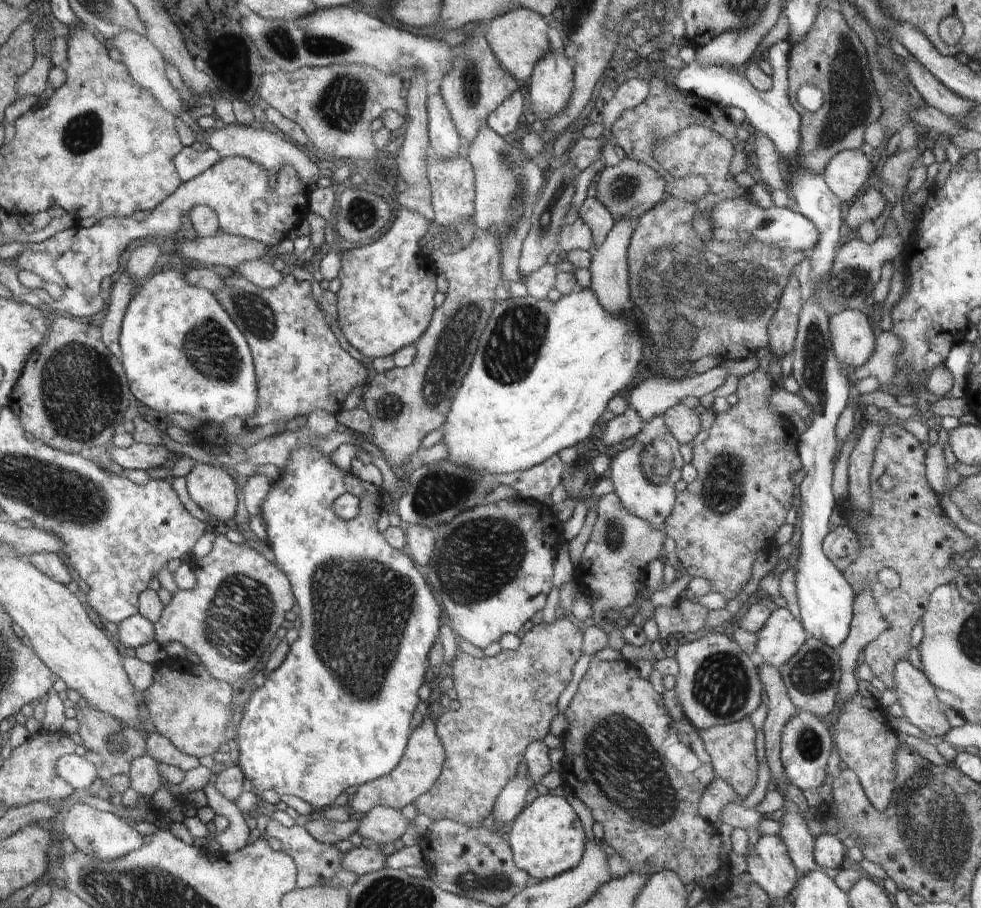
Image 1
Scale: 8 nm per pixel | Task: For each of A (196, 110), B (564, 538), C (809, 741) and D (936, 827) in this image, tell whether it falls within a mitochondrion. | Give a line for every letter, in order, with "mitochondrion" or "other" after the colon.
A: other
B: other
C: mitochondrion
D: mitochondrion

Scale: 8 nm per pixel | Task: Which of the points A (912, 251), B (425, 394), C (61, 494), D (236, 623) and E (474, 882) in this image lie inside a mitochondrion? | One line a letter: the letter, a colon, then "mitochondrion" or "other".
A: other
B: mitochondrion
C: mitochondrion
D: mitochondrion
E: mitochondrion

